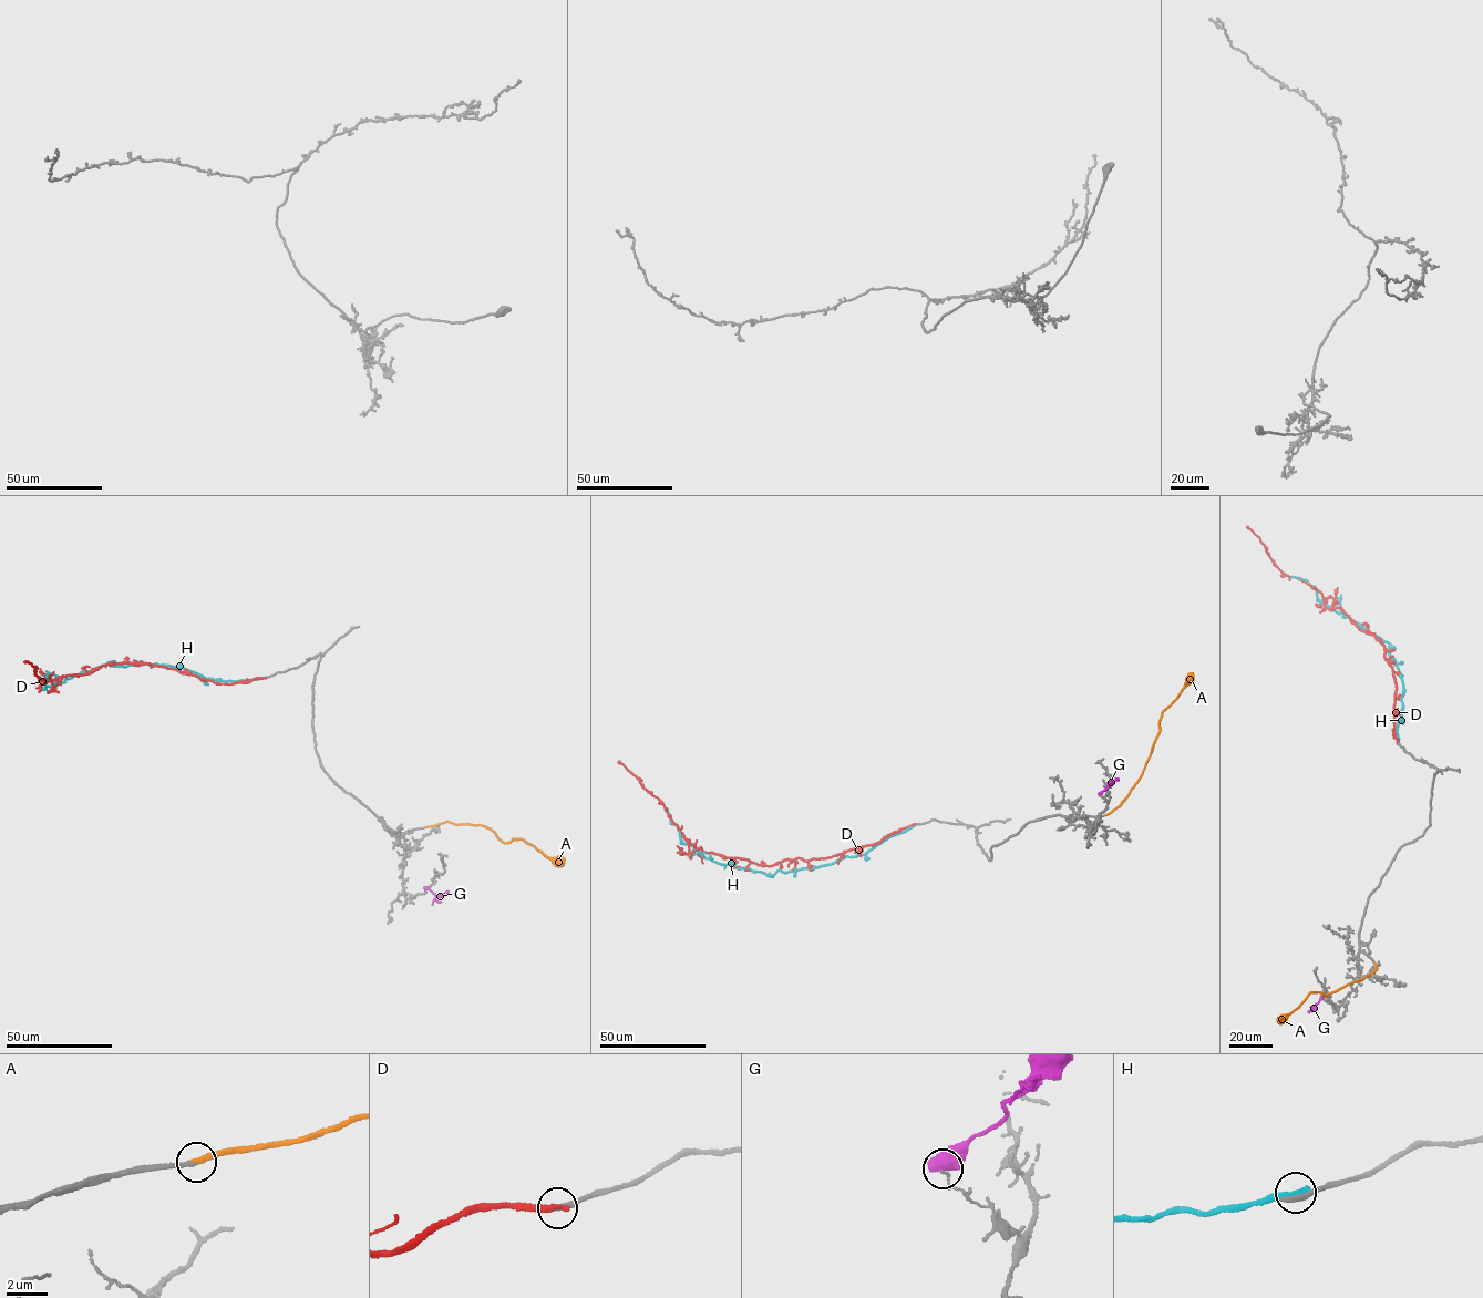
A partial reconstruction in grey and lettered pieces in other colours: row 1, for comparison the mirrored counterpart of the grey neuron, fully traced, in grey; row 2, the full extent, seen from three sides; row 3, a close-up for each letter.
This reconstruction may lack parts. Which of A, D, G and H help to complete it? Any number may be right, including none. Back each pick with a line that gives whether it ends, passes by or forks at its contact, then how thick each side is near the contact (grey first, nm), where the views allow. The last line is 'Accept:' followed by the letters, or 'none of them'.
A: it ends; calibres 220 and 280 nm
Accept: A

